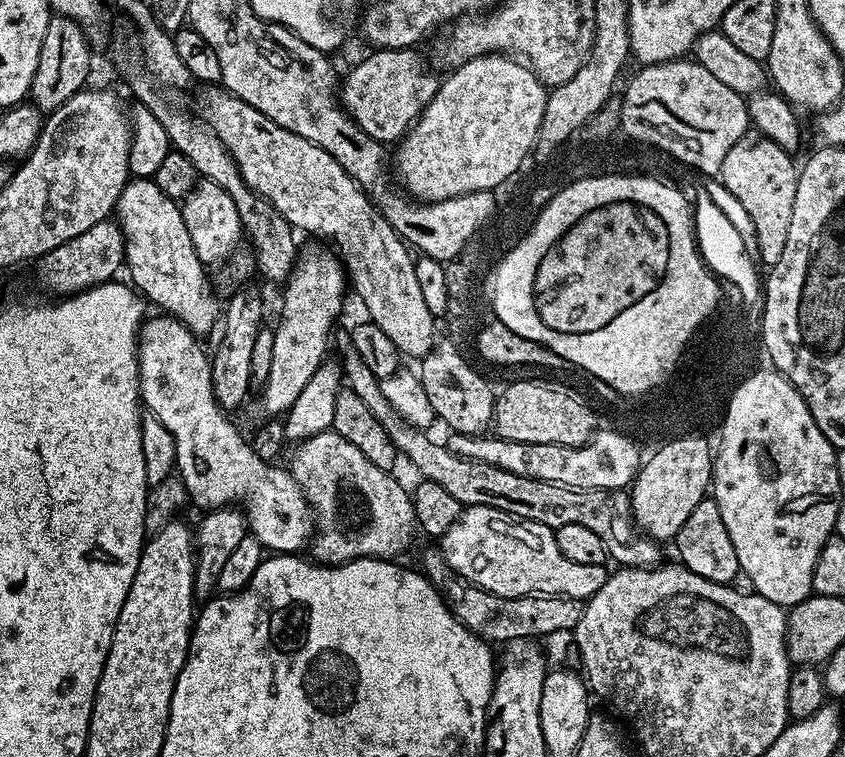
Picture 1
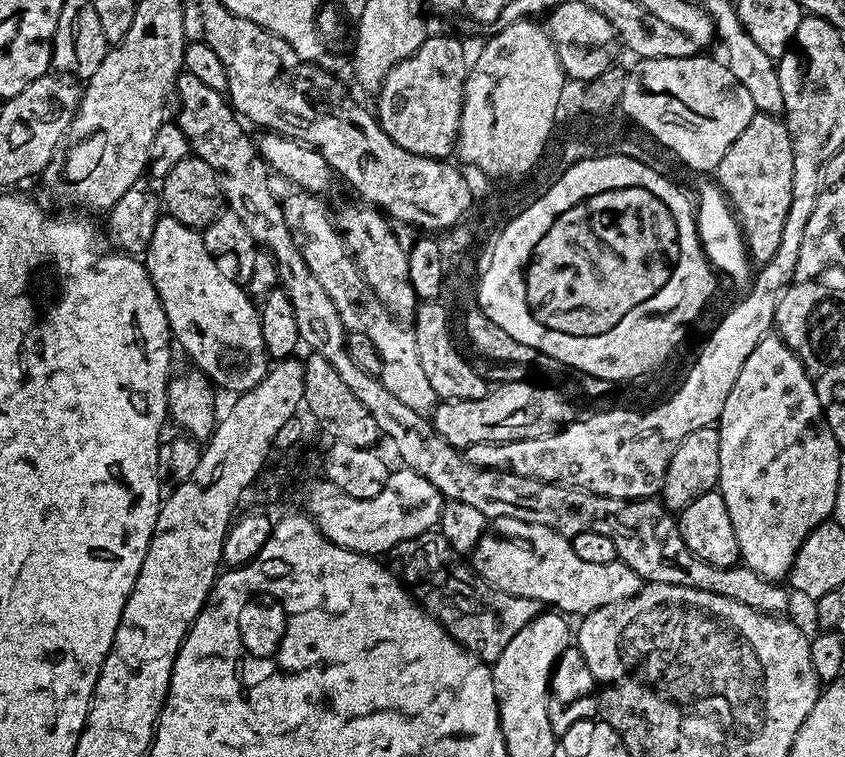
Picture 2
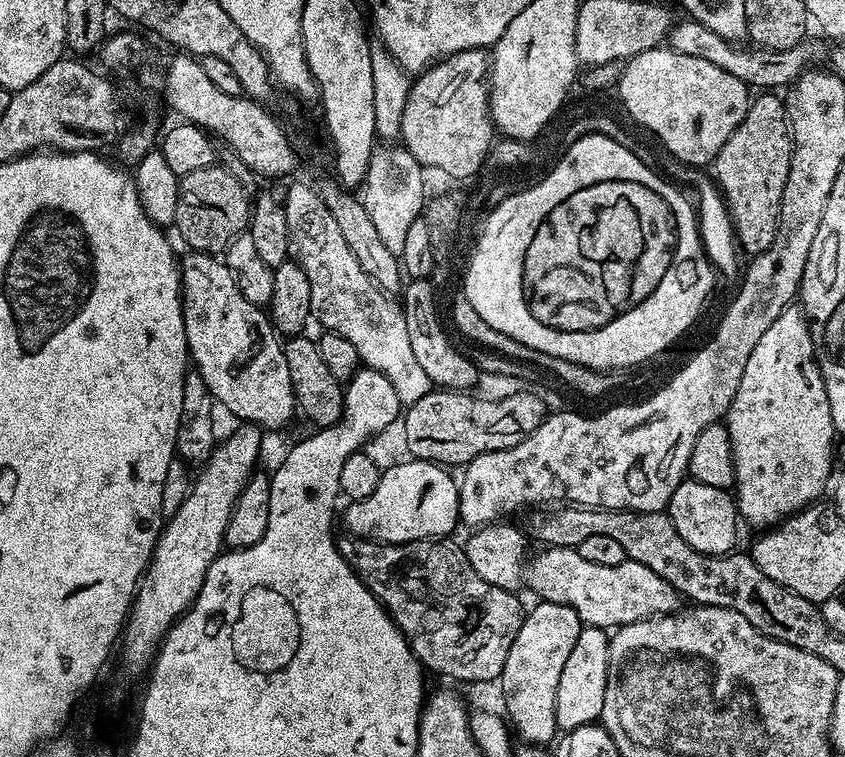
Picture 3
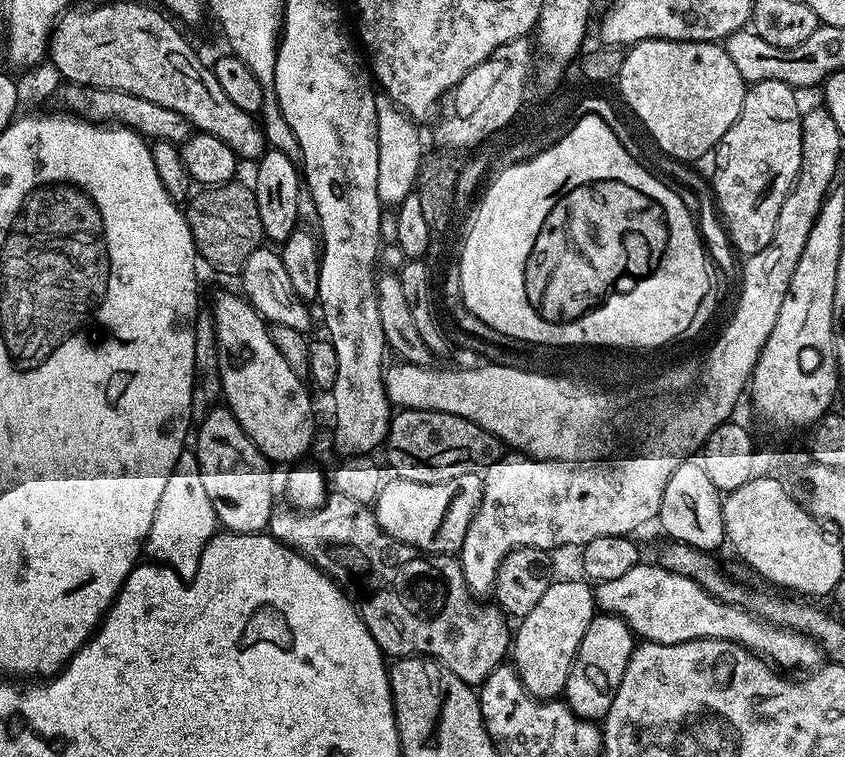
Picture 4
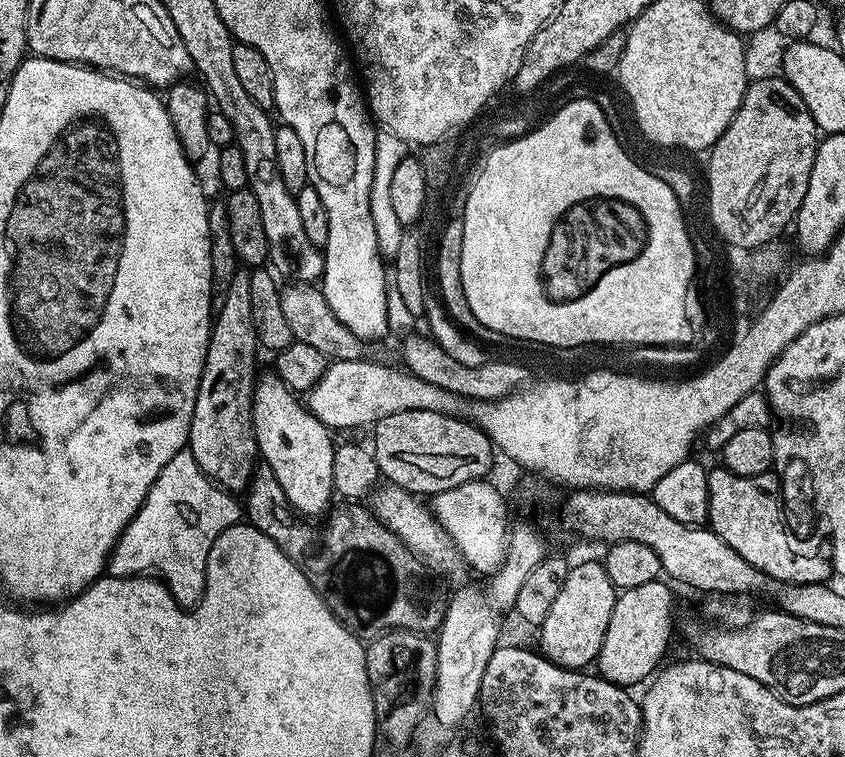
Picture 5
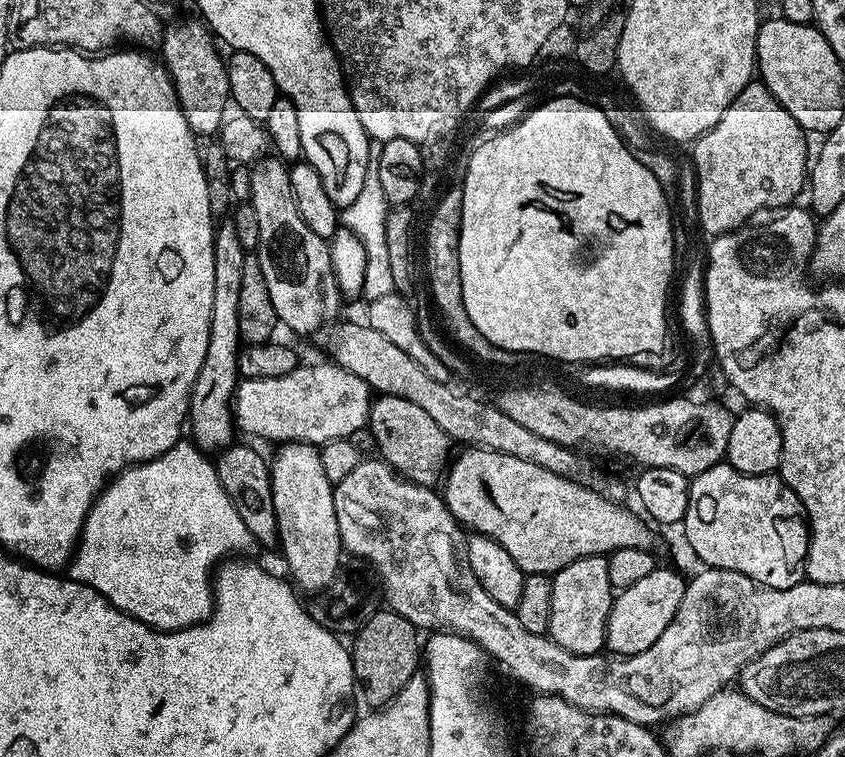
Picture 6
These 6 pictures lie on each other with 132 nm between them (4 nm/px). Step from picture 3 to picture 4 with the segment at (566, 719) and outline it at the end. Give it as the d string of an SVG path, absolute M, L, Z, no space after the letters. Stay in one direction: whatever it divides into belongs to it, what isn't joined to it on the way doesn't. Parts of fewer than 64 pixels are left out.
M597 614L592 617L586 634L582 634L582 642L576 651L568 681L563 690L566 703L582 719L593 722L603 721L610 710L610 702L614 702L622 676L626 674L628 659L632 649L638 643L628 623L618 616Z

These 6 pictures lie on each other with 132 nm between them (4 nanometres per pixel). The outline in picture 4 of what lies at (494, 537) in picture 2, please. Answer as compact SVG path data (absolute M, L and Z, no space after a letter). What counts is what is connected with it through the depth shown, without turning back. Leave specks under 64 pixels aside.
M652 562L652 564L638 563L634 566L634 570L622 574L622 578L614 578L611 582L596 584L594 595L597 609L601 613L620 617L628 623L628 627L641 641L650 644L677 644L691 640L729 640L747 648L749 652L753 652L762 660L767 660L769 664L780 670L788 670L784 668L815 670L822 664L820 647L809 636L803 636L773 624L765 624L764 621L747 612L745 608L714 598L706 589L698 586L698 582L694 582L682 574L674 574L670 570L660 567L656 562Z

